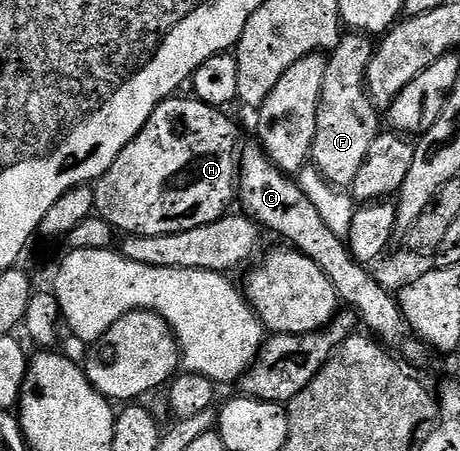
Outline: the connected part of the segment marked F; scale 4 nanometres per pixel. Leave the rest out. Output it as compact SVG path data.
M346 33L339 38L338 46L326 61L324 89L320 93L316 137L310 150L310 159L322 178L339 189L353 188L356 173L360 173L360 165L364 165L364 157L368 157L372 141L376 141L380 134L380 111L370 99L370 92L366 90L368 65L375 50L375 44L367 36Z

